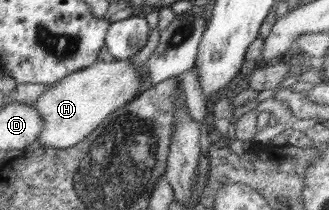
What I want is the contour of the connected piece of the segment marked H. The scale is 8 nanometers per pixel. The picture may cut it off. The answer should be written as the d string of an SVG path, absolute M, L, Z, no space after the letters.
M99 60L65 76L62 80L49 85L44 93L31 105L38 110L43 128L38 140L43 147L71 148L84 140L116 109L128 104L138 96L144 85L144 72L130 60L105 62Z

